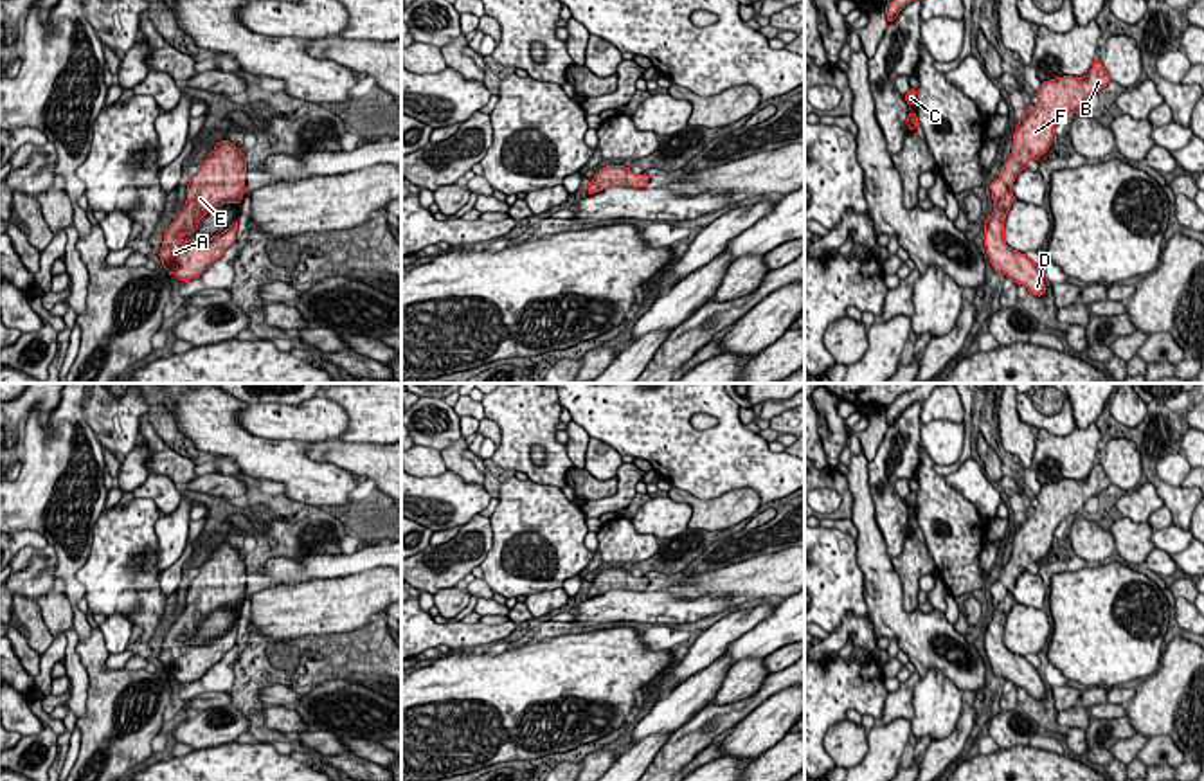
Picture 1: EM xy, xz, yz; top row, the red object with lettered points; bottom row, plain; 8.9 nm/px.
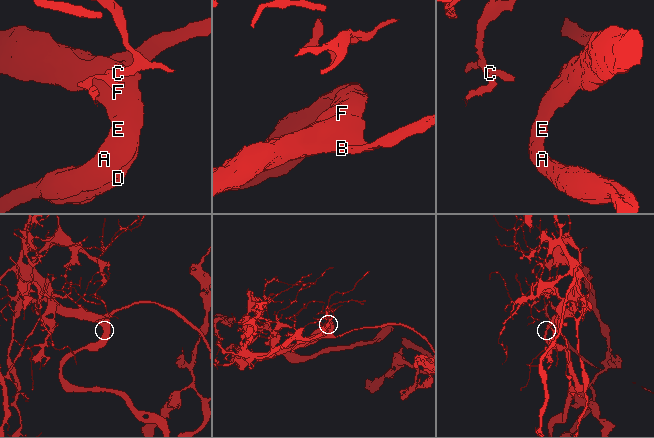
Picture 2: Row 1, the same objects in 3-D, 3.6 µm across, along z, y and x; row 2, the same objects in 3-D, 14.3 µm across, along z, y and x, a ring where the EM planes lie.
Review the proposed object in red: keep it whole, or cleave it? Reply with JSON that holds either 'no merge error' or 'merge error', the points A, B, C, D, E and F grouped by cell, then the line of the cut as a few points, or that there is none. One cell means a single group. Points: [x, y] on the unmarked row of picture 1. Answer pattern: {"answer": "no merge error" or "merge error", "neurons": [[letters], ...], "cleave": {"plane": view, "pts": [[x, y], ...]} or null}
{"answer": "no merge error", "neurons": [["A", "B", "C", "D", "E", "F"]], "cleave": null}

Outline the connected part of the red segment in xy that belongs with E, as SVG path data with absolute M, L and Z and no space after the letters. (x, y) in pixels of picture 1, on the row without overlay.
M229 543L218 545L198 567L198 576L187 581L185 608L166 633L158 657L169 678L180 684L196 682L234 648L238 624L205 644L184 644L180 639L191 639L214 610L239 606L247 596L245 583L247 560Z

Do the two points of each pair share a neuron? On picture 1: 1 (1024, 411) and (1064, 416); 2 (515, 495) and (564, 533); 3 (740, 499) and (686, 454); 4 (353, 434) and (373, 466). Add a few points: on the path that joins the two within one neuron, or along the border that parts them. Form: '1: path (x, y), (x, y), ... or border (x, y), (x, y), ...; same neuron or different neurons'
1: path (1033, 418), (1055, 421); same neuron
2: path (528, 508), (551, 531); same neuron
3: border (688, 492), (715, 499), (753, 488), (762, 501); different neurons
4: border (341, 438), (382, 445); different neurons

